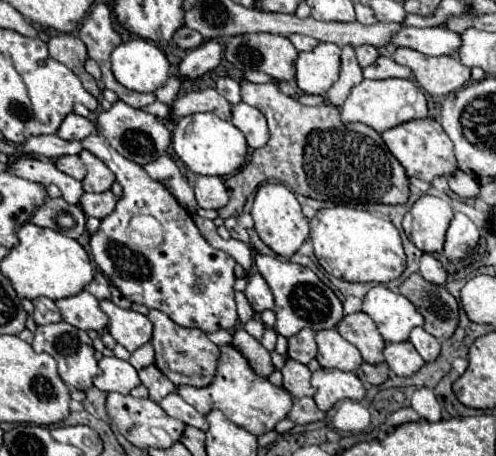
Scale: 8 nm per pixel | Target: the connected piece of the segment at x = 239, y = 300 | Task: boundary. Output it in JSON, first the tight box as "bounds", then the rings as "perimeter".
{"bounds":[236,293,254,325],"perimeter":[[[236,293],[236,305],[238,305],[238,319],[242,325],[254,317],[254,311],[252,311],[250,303],[246,301],[244,293]]]}

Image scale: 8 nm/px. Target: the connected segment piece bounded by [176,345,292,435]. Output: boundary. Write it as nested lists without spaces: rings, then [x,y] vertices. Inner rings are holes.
[[[232,345],[220,347],[220,351],[222,351],[220,367],[218,367],[218,373],[216,373],[216,379],[212,385],[208,385],[206,389],[176,387],[176,391],[202,415],[210,413],[212,409],[220,409],[230,421],[248,429],[254,435],[272,431],[276,427],[276,423],[288,415],[288,411],[292,407],[292,395],[280,387],[274,387],[268,379],[258,377],[252,371],[252,367],[248,365],[248,361],[242,357],[242,353],[238,349],[234,349]]]

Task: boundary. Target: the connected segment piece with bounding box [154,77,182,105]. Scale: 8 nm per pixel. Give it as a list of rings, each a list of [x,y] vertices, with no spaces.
[[[170,77],[154,95],[156,95],[158,101],[170,105],[170,103],[176,99],[176,93],[178,93],[180,85],[182,85],[182,79],[180,79],[180,77]]]

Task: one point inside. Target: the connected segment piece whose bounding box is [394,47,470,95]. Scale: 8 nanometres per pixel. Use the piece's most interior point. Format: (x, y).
(441, 75)

